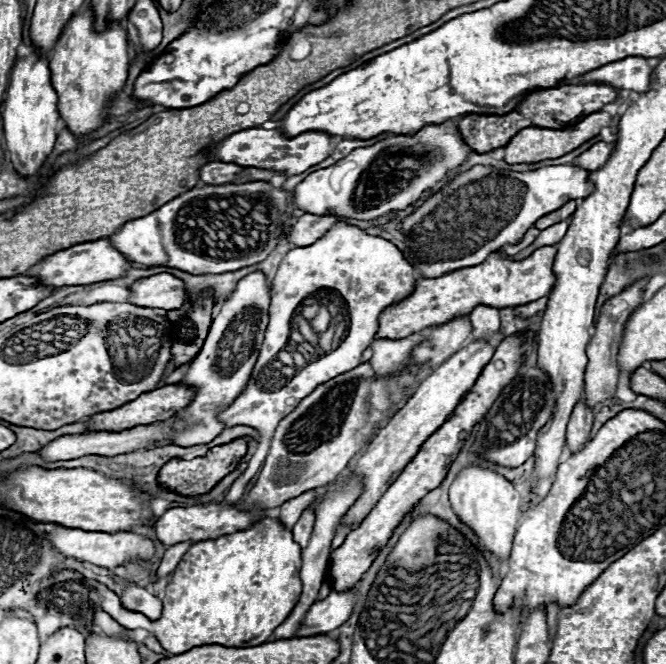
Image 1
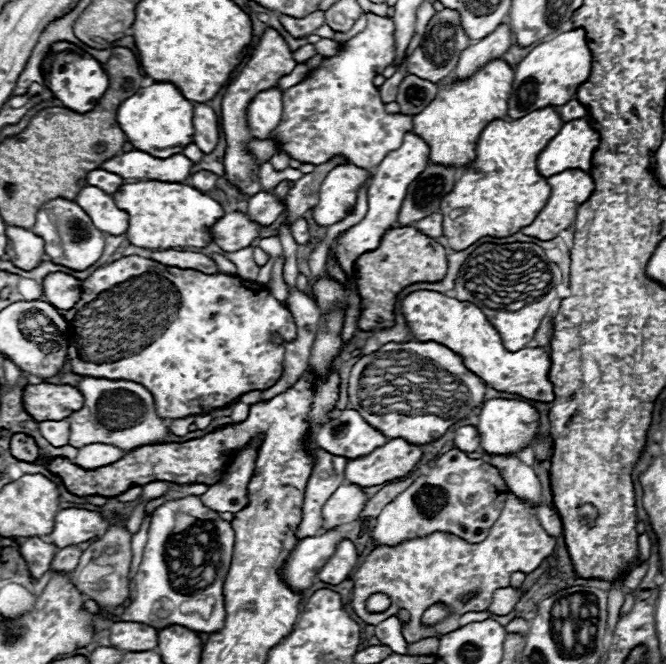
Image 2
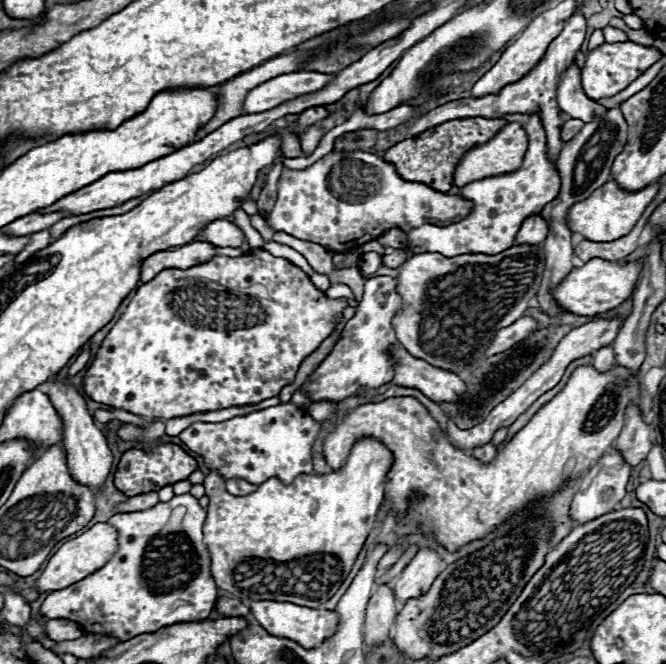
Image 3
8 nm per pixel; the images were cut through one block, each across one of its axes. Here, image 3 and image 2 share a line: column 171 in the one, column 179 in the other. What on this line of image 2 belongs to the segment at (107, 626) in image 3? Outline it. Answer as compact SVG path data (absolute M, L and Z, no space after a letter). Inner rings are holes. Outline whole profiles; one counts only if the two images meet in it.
M188 496L188 498L182 498L182 500L172 500L172 502L162 504L152 514L150 528L148 528L148 542L144 546L144 554L142 554L138 574L134 576L136 600L126 606L126 610L120 618L122 620L124 618L136 618L136 622L148 622L148 626L156 626L156 630L178 624L178 626L184 626L188 630L206 632L206 634L220 632L224 628L224 616L226 616L222 590L224 590L226 574L228 574L230 564L232 564L232 552L234 552L234 530L232 530L230 522L224 522L218 512L202 506L198 496ZM178 516L188 516L188 518L194 518L196 522L178 522ZM200 596L210 596L212 598L210 616L186 614L186 612L180 610L180 606L184 602L200 598Z

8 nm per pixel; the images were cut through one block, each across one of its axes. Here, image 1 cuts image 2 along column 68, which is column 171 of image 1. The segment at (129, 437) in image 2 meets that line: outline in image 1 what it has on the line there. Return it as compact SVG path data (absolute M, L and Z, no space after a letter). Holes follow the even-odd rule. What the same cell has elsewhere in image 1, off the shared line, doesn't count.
M256 270L244 276L230 294L230 298L220 304L202 350L190 362L190 368L184 380L180 382L188 388L194 388L196 394L186 408L182 408L180 412L176 412L172 418L166 420L166 422L174 420L184 422L184 428L178 430L178 434L172 438L170 444L184 448L206 444L212 442L224 430L224 422L220 422L218 414L226 410L248 386L268 328L270 320L268 316L270 316L270 284L266 280L266 274Z

